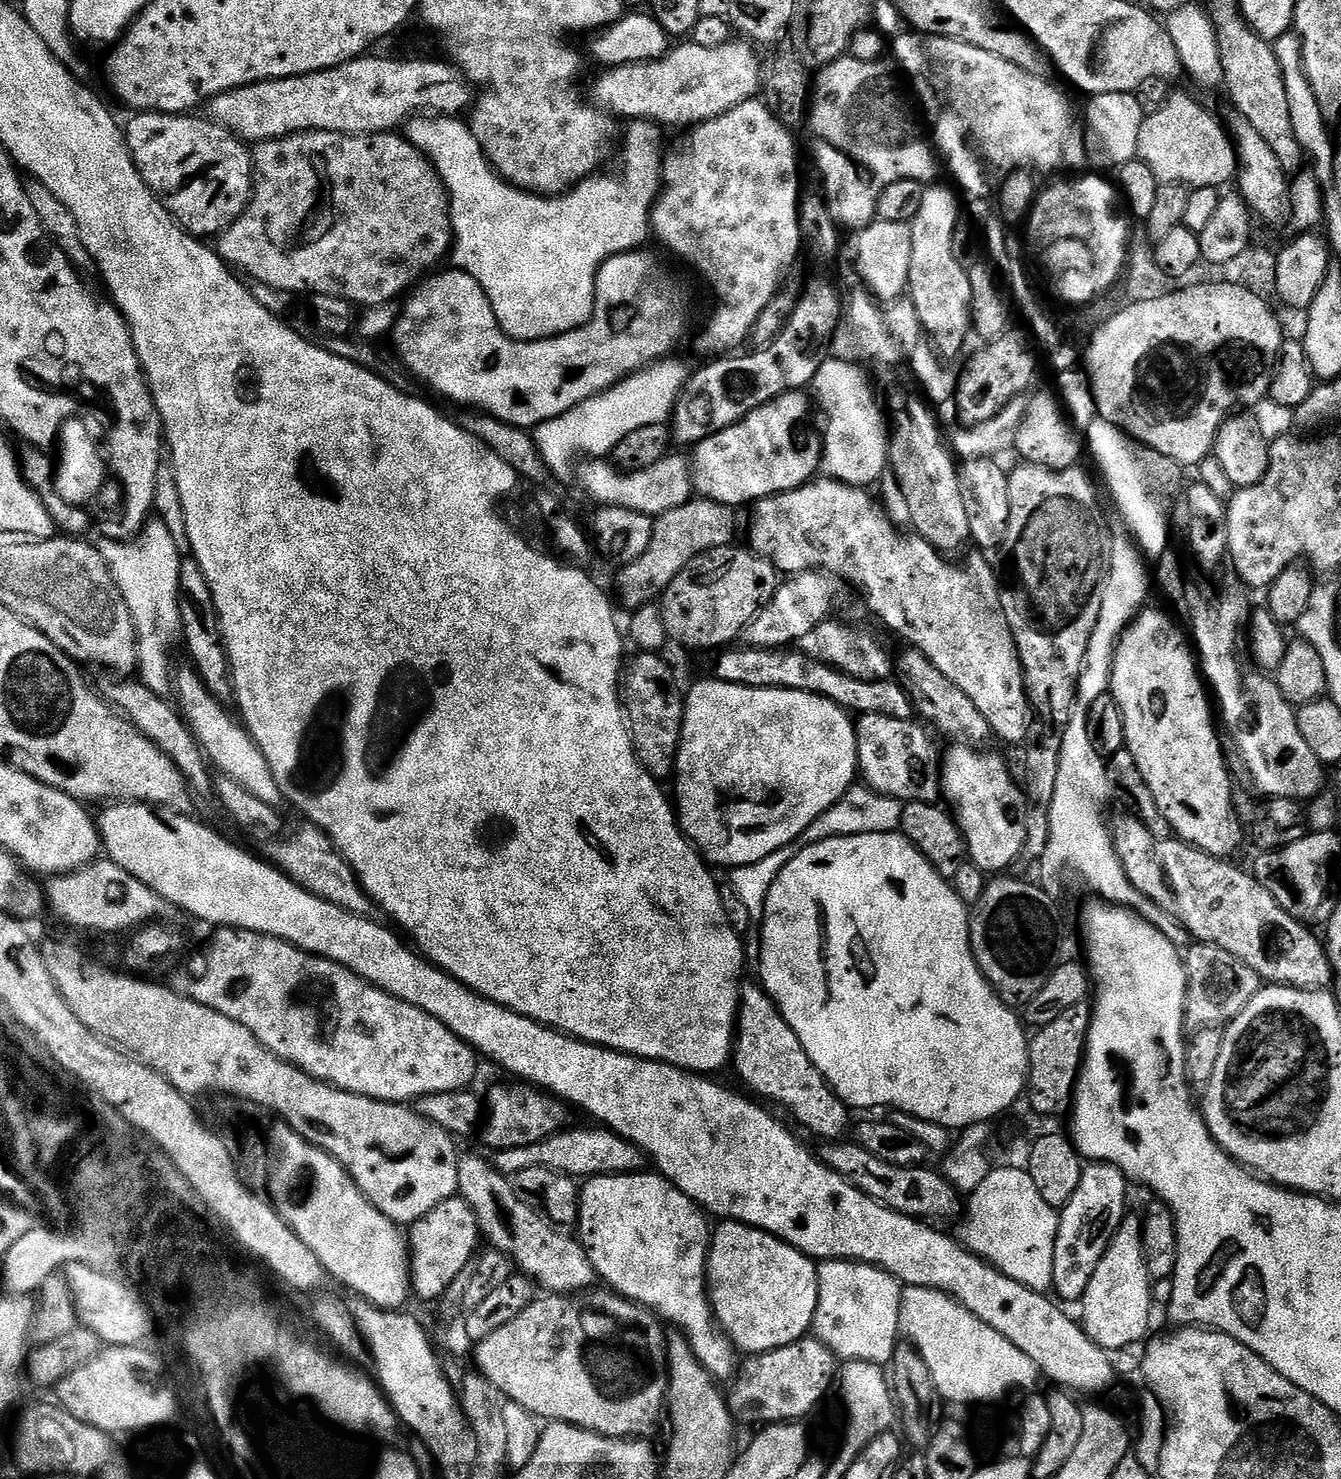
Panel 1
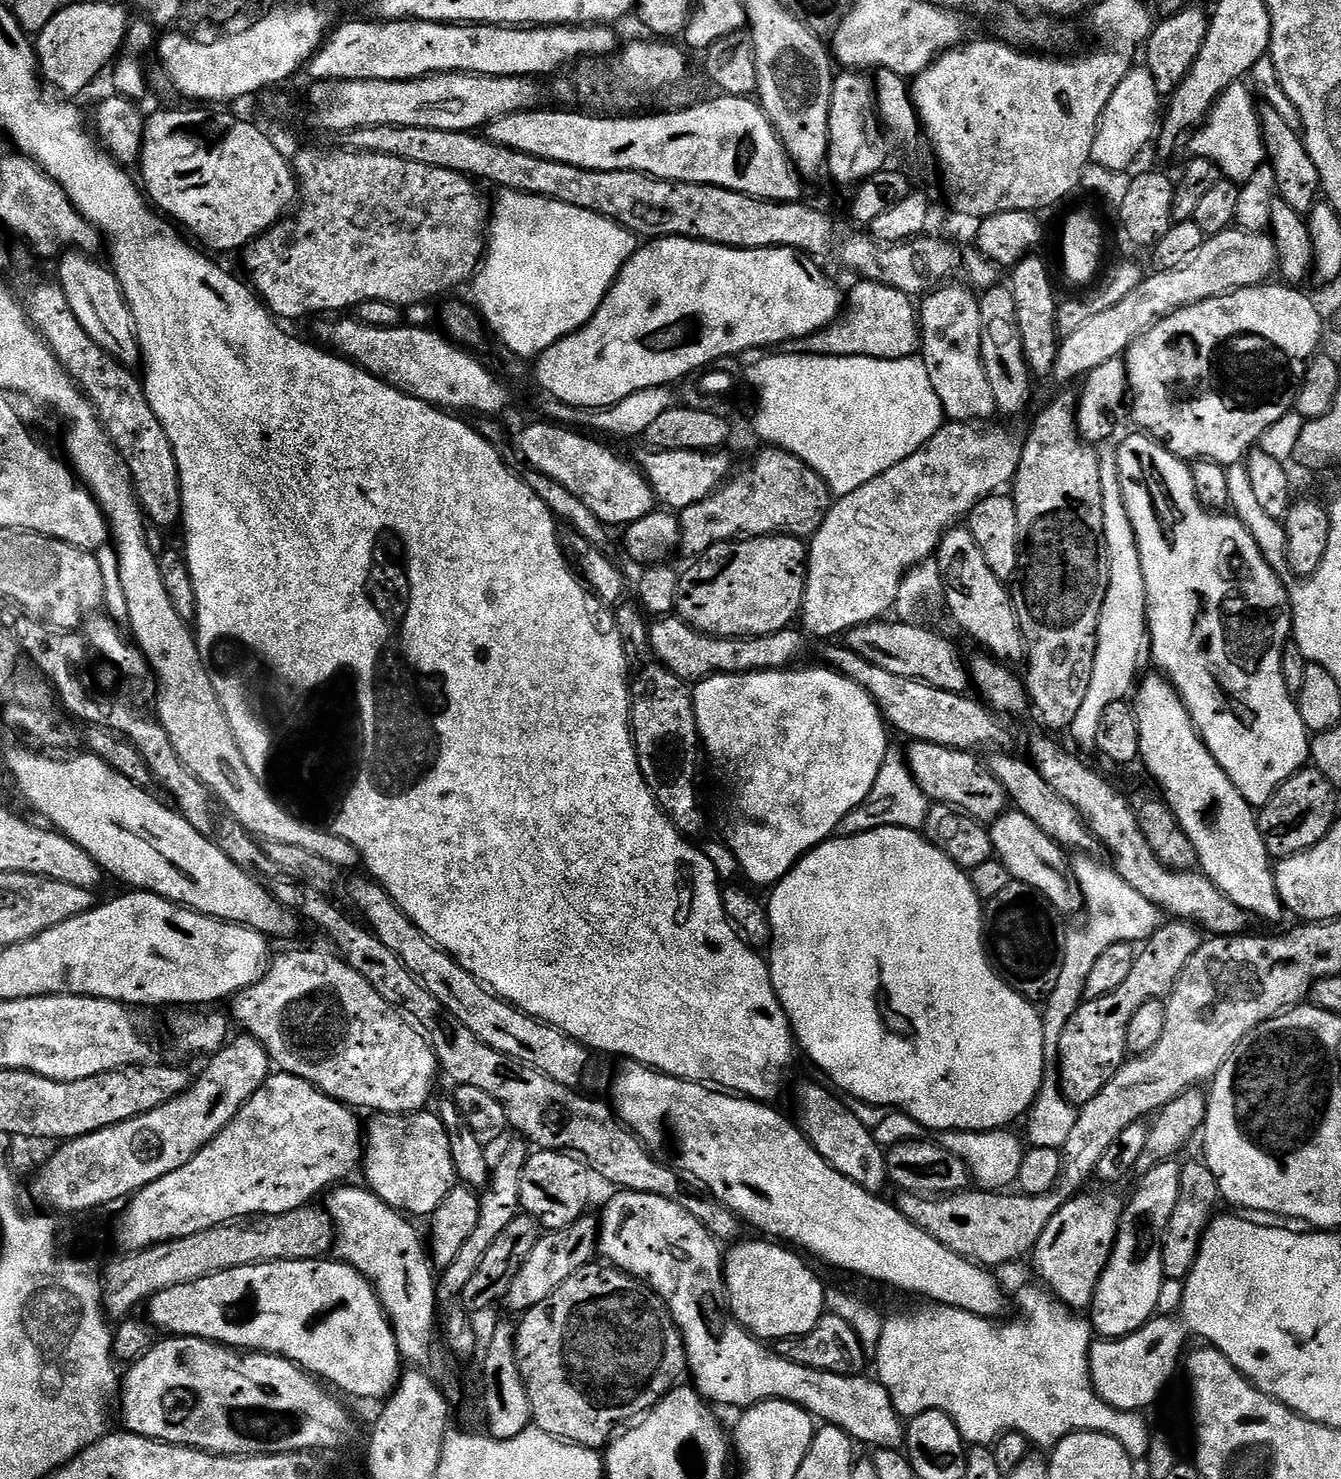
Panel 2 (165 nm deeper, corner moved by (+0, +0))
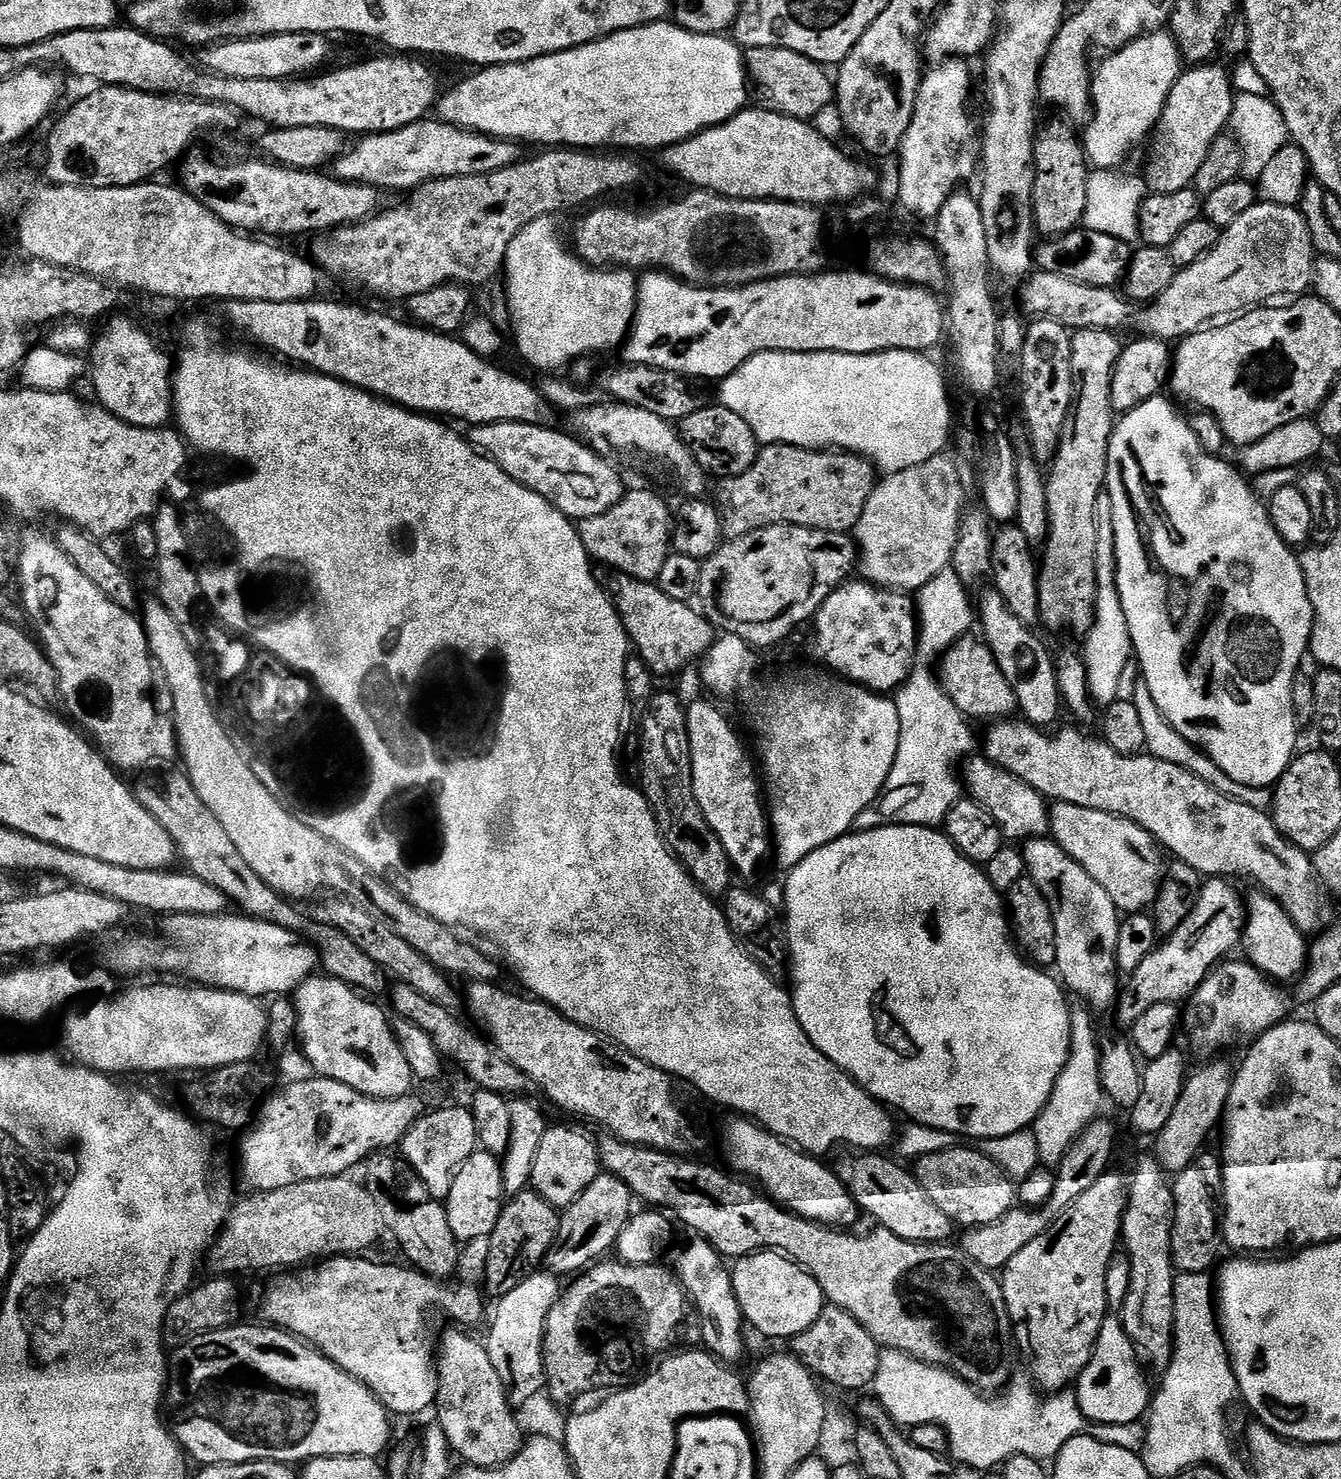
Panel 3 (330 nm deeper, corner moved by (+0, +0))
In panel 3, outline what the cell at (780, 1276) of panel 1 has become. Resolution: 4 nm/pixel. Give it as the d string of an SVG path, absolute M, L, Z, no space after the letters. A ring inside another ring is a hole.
M755 1252L753 1256L741 1256L735 1261L736 1268L731 1269L734 1294L738 1298L740 1312L749 1325L752 1324L764 1336L772 1340L791 1341L792 1337L810 1330L814 1322L823 1314L826 1301L822 1286L808 1273L787 1256L779 1256L776 1252Z

